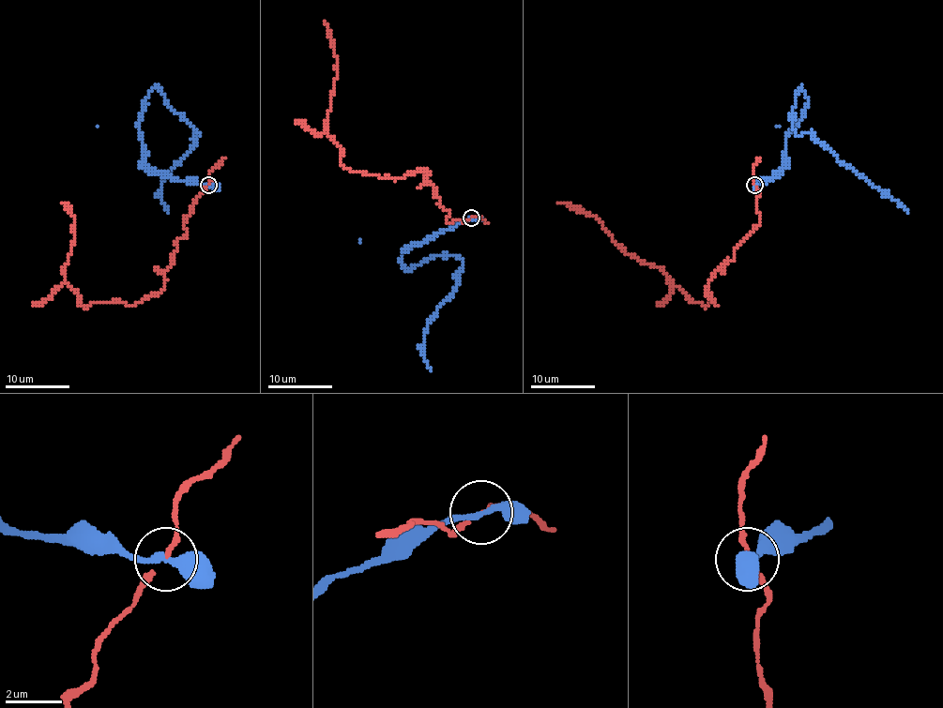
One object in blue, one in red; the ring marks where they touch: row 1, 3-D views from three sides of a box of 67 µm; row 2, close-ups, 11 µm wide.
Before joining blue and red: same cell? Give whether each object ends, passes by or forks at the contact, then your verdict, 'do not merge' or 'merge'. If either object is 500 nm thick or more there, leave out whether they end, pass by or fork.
blue passes by; red passes by; do not merge

